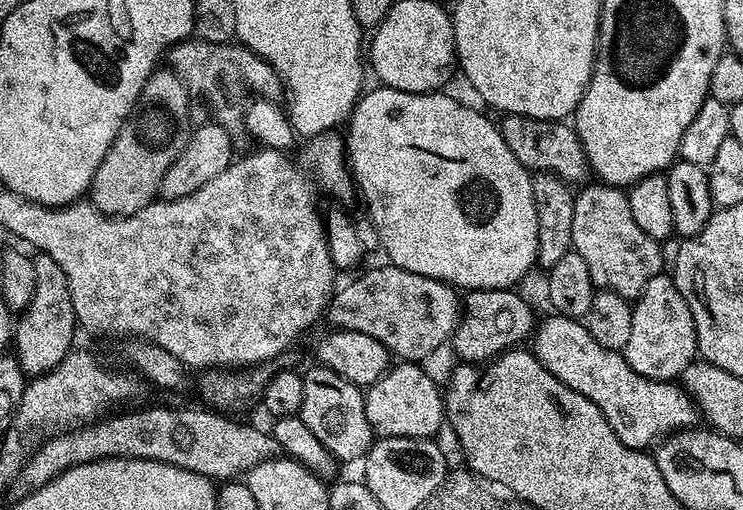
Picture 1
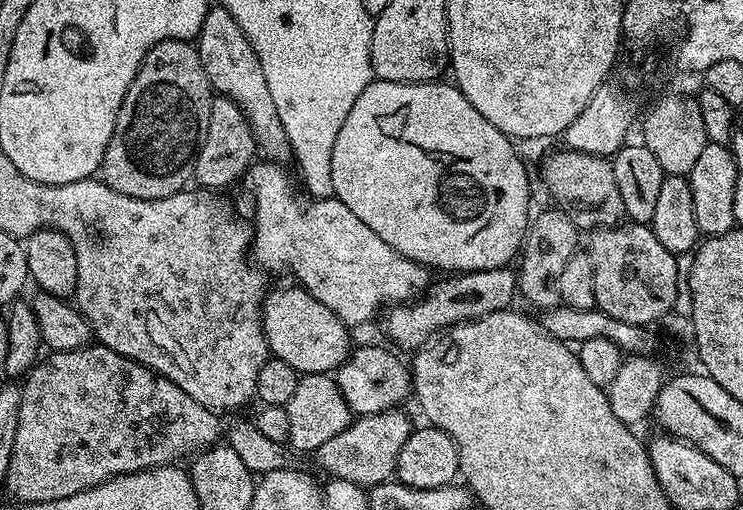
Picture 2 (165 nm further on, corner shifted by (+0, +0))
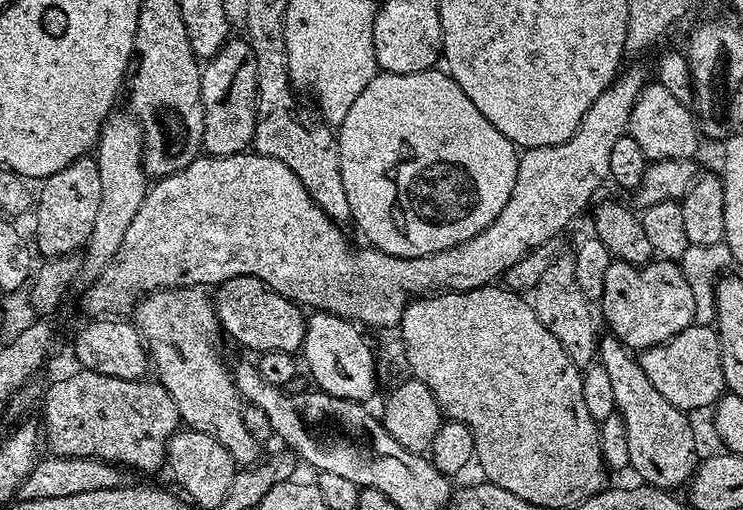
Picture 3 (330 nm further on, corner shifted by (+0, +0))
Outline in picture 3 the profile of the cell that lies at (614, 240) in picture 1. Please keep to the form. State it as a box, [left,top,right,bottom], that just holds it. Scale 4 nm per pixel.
[598,258,695,350]

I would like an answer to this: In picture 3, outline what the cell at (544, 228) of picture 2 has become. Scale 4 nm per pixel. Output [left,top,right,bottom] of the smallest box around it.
[530,254,598,370]

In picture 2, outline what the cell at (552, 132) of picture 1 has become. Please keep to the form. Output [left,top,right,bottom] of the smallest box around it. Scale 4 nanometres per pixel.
[540,146,625,229]

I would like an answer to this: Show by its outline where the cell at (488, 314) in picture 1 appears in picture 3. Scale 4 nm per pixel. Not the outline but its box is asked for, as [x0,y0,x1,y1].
[638,323,725,414]

